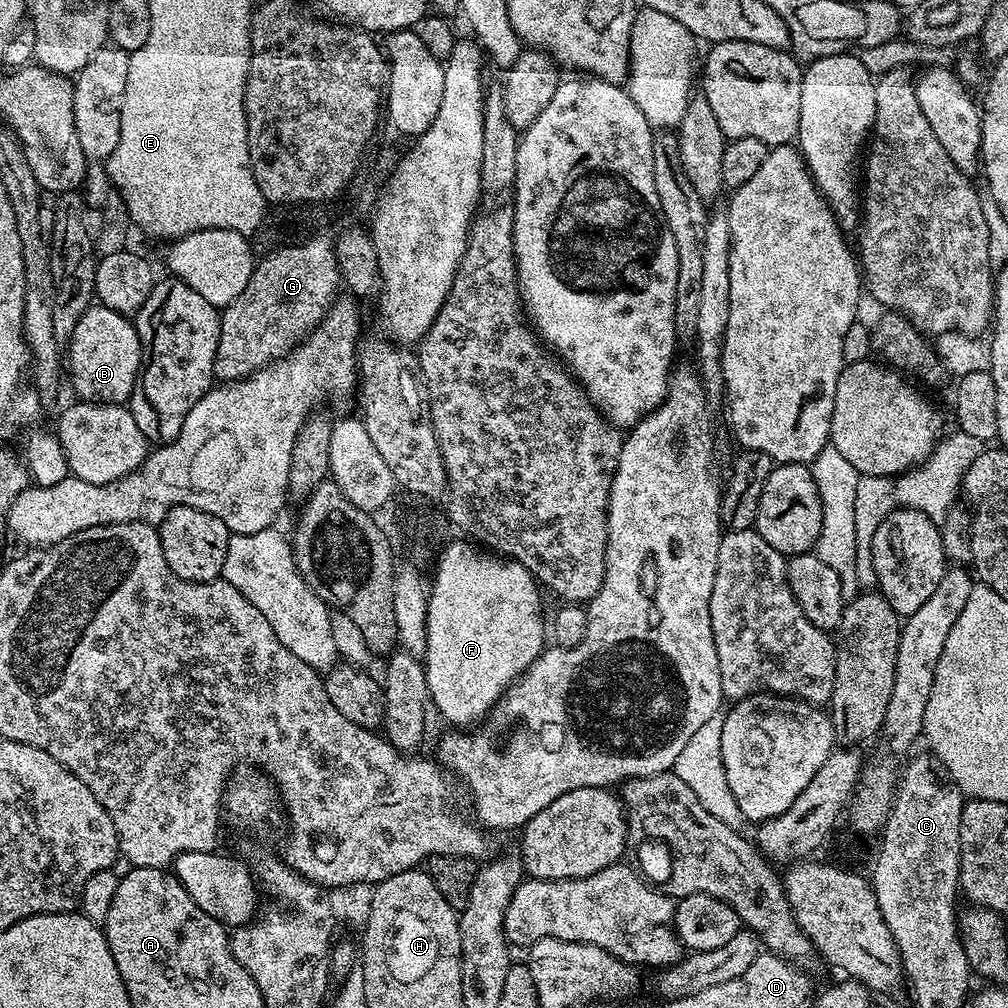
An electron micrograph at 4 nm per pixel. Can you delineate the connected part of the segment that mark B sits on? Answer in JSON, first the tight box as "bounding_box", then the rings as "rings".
{"bounding_box":[66,303,140,405],"rings":[[[93,303],[78,318],[74,334],[66,345],[66,372],[72,375],[72,388],[81,401],[89,404],[127,405],[132,387],[140,375],[140,334],[129,317],[110,310],[104,304]]]}

